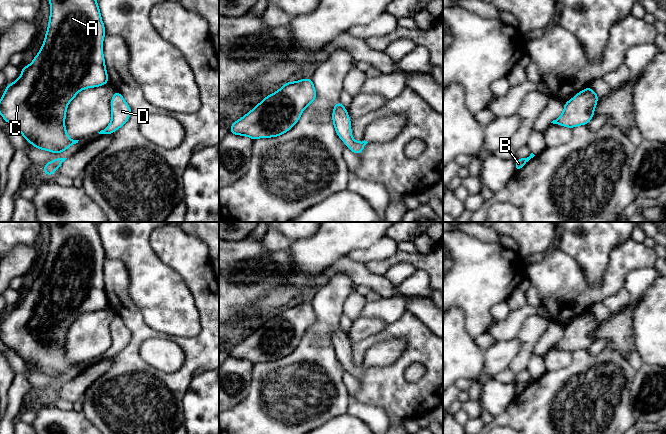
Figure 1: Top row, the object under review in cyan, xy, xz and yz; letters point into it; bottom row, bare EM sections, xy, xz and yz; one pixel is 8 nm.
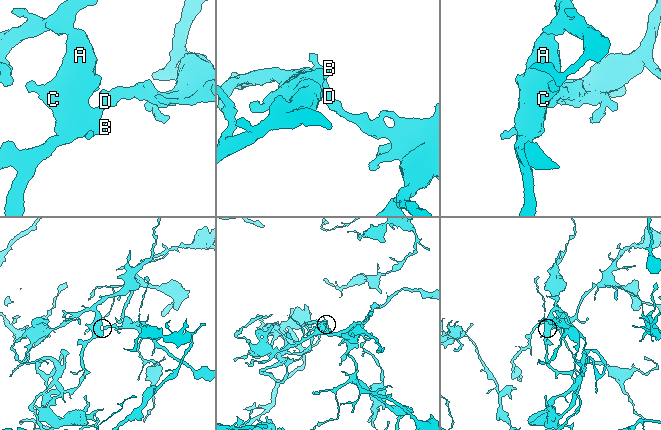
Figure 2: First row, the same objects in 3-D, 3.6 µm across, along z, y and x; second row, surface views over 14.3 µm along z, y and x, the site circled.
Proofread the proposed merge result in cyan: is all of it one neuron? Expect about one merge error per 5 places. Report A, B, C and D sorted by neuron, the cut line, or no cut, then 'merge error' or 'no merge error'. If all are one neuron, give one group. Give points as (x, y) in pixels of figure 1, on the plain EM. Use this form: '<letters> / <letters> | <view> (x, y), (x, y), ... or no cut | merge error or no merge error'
A B C D | no cut | no merge error

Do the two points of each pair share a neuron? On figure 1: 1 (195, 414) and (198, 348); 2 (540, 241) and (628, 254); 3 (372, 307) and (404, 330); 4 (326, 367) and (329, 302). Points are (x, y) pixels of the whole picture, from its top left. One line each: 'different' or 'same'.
1: different
2: different
3: different
4: same

